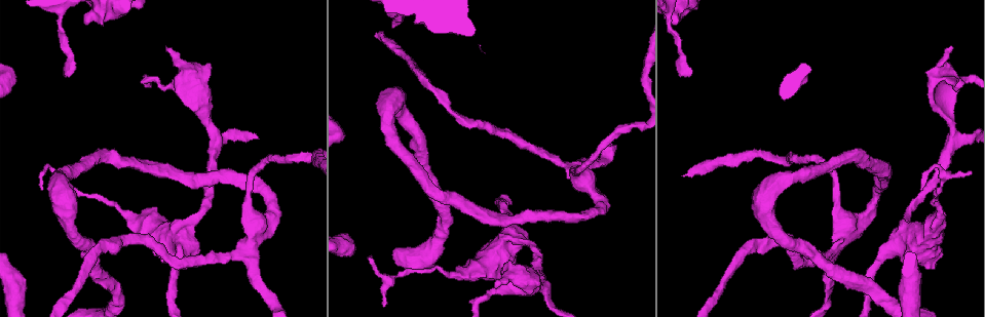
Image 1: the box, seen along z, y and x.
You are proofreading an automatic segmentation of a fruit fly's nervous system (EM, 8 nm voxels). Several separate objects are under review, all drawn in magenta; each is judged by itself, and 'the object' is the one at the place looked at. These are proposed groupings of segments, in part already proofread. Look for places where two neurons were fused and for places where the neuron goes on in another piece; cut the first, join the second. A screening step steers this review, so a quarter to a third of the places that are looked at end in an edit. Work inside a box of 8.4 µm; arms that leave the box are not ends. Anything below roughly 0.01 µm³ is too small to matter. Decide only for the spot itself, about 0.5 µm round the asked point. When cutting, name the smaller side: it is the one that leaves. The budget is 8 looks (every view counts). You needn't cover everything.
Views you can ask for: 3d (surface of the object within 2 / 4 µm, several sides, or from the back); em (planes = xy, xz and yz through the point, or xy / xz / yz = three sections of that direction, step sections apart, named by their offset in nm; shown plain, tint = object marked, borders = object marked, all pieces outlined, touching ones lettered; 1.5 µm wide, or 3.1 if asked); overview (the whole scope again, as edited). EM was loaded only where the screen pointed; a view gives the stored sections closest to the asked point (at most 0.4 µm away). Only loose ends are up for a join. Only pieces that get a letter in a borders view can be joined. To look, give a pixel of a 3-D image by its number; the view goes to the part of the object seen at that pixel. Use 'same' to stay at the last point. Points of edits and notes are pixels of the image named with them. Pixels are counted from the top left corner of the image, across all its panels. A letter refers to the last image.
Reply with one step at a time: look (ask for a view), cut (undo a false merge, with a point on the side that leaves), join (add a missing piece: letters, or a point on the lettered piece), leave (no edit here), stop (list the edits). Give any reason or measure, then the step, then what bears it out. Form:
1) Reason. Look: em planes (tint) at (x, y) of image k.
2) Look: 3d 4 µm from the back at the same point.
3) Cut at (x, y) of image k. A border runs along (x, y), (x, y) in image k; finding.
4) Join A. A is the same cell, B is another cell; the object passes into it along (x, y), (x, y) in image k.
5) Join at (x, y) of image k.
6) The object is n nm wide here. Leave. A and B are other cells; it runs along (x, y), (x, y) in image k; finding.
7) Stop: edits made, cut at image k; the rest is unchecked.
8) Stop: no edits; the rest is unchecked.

Free end. Look: 3d 4 µm at (65, 74) of image 1.

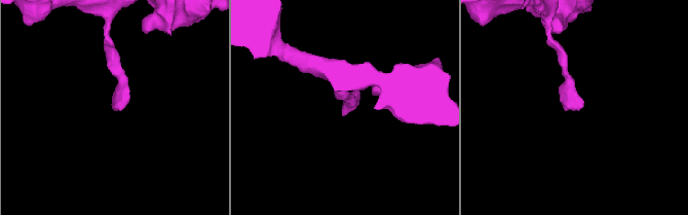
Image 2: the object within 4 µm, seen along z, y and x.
Need the tissue. Look: em planes (borders) at (112, 107) of image 2.

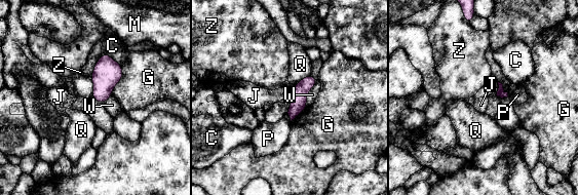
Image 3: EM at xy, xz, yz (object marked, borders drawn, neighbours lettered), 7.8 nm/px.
Leave. C, G, J, M, P, Q, W and Z are other cells; a border runs along (293, 89), (293, 94), (288, 99) in image 3; no lettered piece goes on from it.

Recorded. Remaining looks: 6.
Three-way junction. Look: em planes (tint) at (836, 249) of image 1.

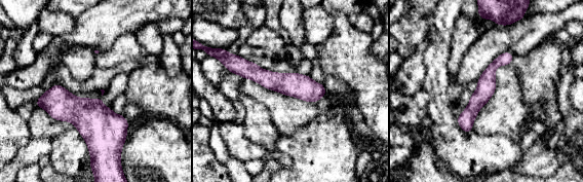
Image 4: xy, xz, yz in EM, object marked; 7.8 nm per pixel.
What lies round it. Look: em planes (borders) at the same point.

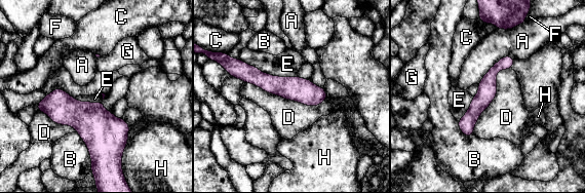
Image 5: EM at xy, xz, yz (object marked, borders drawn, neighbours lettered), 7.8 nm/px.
Leave. A, B, C, D, E, F, G and H are other cells; it runs along (235, 73), (324, 97) in image 5; continuous, no second neuron.

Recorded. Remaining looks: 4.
An open end. Look: 3d 4 µm from the back at (936, 266) of image 1.

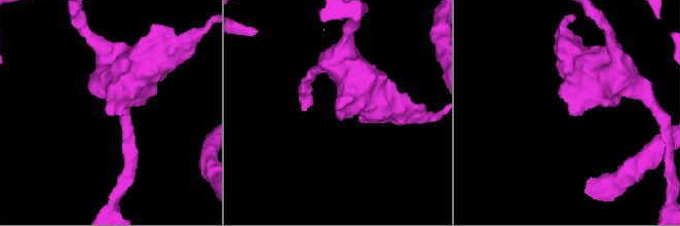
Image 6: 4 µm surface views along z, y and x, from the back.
Shape alone is not enough. Look: em planes (borders) at (108, 113) of image 6.

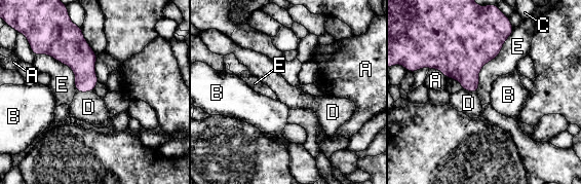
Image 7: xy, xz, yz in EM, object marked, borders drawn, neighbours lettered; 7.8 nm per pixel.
Leave. A, B, C, D and E are other cells; a border runs along (76, 90), (92, 92) in image 7; no lettered piece goes on from it.

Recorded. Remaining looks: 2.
Stop: no edits; the rest is unchecked.

